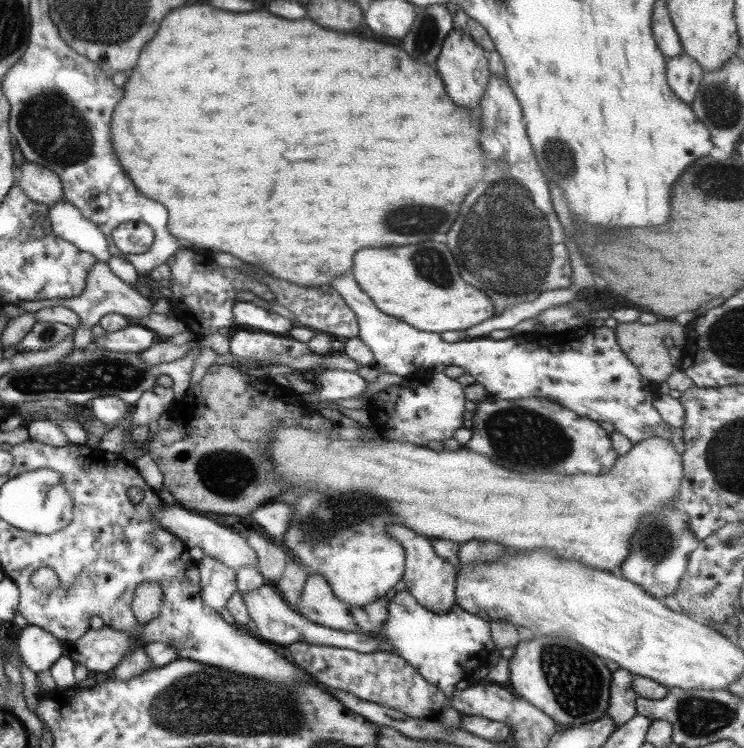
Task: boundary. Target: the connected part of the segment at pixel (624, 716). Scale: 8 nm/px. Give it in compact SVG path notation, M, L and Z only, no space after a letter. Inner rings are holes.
M623 669L611 672L609 684L609 700L605 715L611 719L615 728L627 722L635 712L637 693L631 689L631 673Z

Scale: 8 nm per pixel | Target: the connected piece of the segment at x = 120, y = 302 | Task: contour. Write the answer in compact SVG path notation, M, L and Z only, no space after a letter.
M96 261L95 264L87 271L85 280L85 290L78 297L73 298L46 298L43 300L21 300L19 304L26 313L33 313L39 309L51 306L65 306L71 309L77 317L79 324L72 334L73 349L83 349L92 339L91 328L98 324L99 318L109 313L119 313L129 320L130 324L136 324L141 317L153 313L153 303L147 298L143 298L139 292L135 292L134 287L124 284L119 278L109 270L106 263Z

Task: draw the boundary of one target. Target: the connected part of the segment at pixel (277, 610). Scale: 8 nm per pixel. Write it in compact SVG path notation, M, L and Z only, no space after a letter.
M274 585L259 586L257 590L241 593L241 597L243 597L249 619L255 623L255 634L262 642L274 642L281 644L281 646L303 642L305 644L317 644L317 646L351 649L363 654L377 651L379 638L375 639L375 635L331 629L302 618L294 612L293 607L288 605Z

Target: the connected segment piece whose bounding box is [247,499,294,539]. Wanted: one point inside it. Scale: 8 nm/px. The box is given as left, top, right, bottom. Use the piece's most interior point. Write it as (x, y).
(274, 519)

